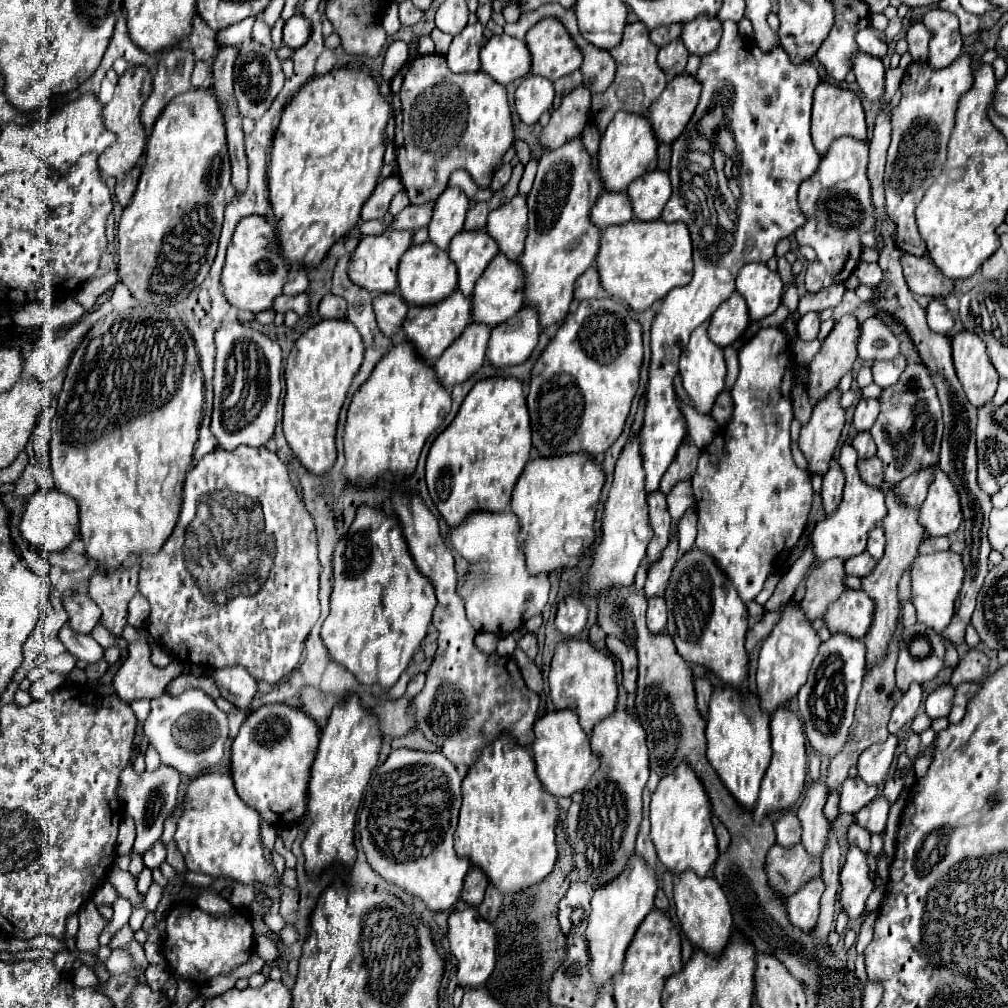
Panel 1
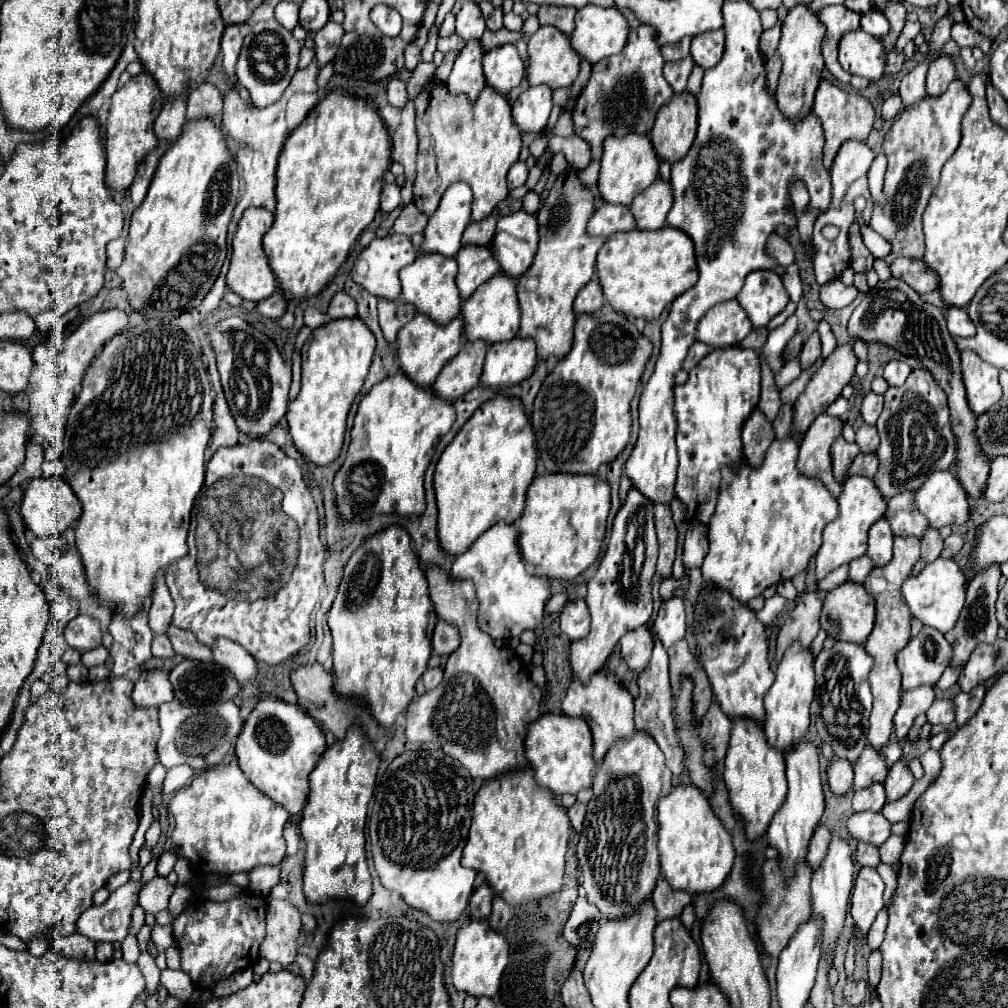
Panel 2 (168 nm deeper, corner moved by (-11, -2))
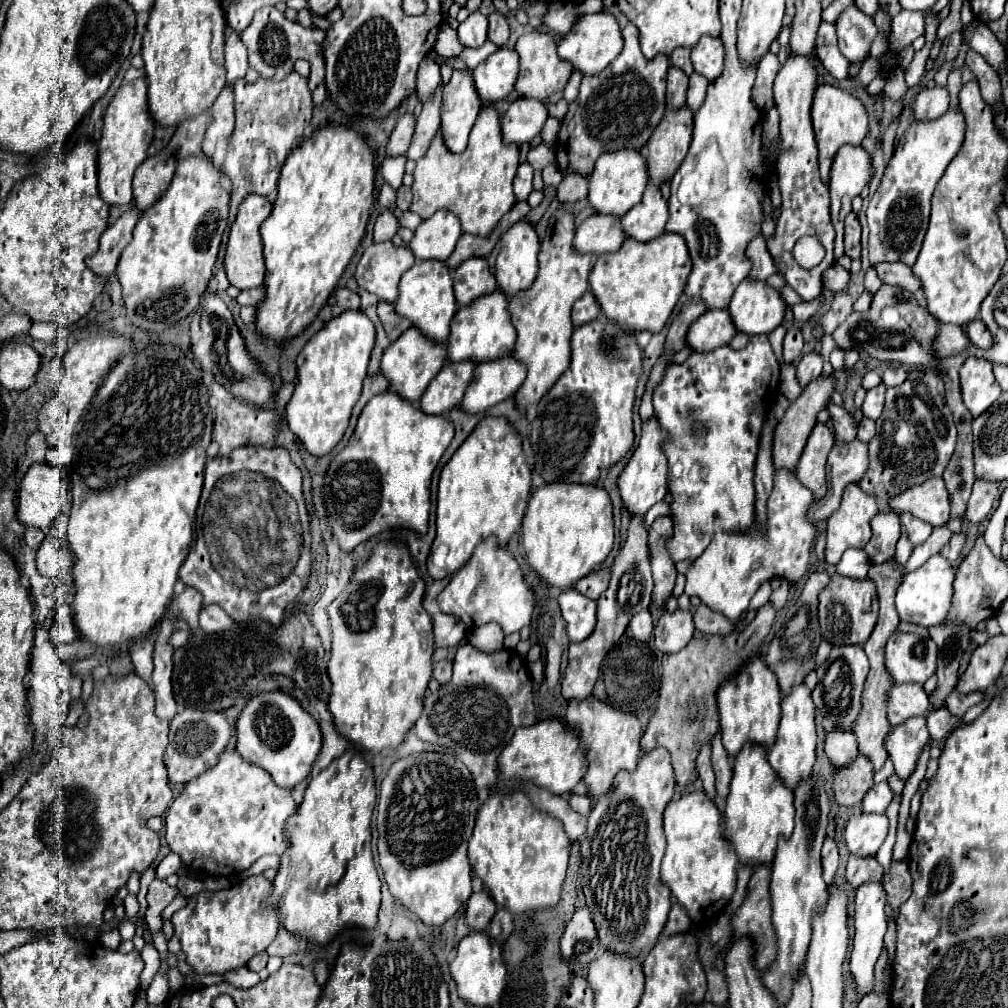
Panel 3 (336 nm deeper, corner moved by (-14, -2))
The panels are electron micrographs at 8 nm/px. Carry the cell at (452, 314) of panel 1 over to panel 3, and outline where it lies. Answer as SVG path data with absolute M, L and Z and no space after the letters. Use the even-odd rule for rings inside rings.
M410 327L408 331L402 333L402 337L398 337L384 353L382 357L382 373L386 375L386 379L392 383L392 389L402 395L404 399L418 403L420 397L424 395L426 387L430 385L430 381L436 377L436 373L444 367L448 359L448 347L446 343L436 343L432 339L428 339L426 335L420 333L420 329Z

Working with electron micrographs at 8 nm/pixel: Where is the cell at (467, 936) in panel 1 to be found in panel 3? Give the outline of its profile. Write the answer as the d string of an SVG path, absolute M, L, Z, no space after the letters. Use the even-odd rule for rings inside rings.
M470 931L460 943L454 961L450 963L452 979L458 987L458 997L476 1005L476 1007L492 1007L506 985L506 965L502 961L502 949L496 939L492 939L486 931Z

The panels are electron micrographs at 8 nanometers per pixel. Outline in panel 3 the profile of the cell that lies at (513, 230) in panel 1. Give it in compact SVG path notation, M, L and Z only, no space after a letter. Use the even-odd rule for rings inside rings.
M528 221L514 223L502 233L494 261L494 277L498 287L512 297L536 279L540 239Z

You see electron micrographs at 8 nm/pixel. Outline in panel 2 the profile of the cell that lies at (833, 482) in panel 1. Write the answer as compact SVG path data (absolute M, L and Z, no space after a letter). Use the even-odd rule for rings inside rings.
M837 437L837 441L833 441L833 449L831 449L831 461L833 461L833 475L839 483L845 481L845 471L849 467L849 461L853 461L853 457L859 453L855 443L845 441L843 437Z

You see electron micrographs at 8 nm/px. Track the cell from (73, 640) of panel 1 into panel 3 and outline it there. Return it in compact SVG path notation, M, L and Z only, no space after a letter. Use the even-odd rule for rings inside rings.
M58 603L54 627L50 629L50 639L52 639L56 645L80 641L80 633L76 631L76 625L74 625L74 613L72 613L70 605Z

